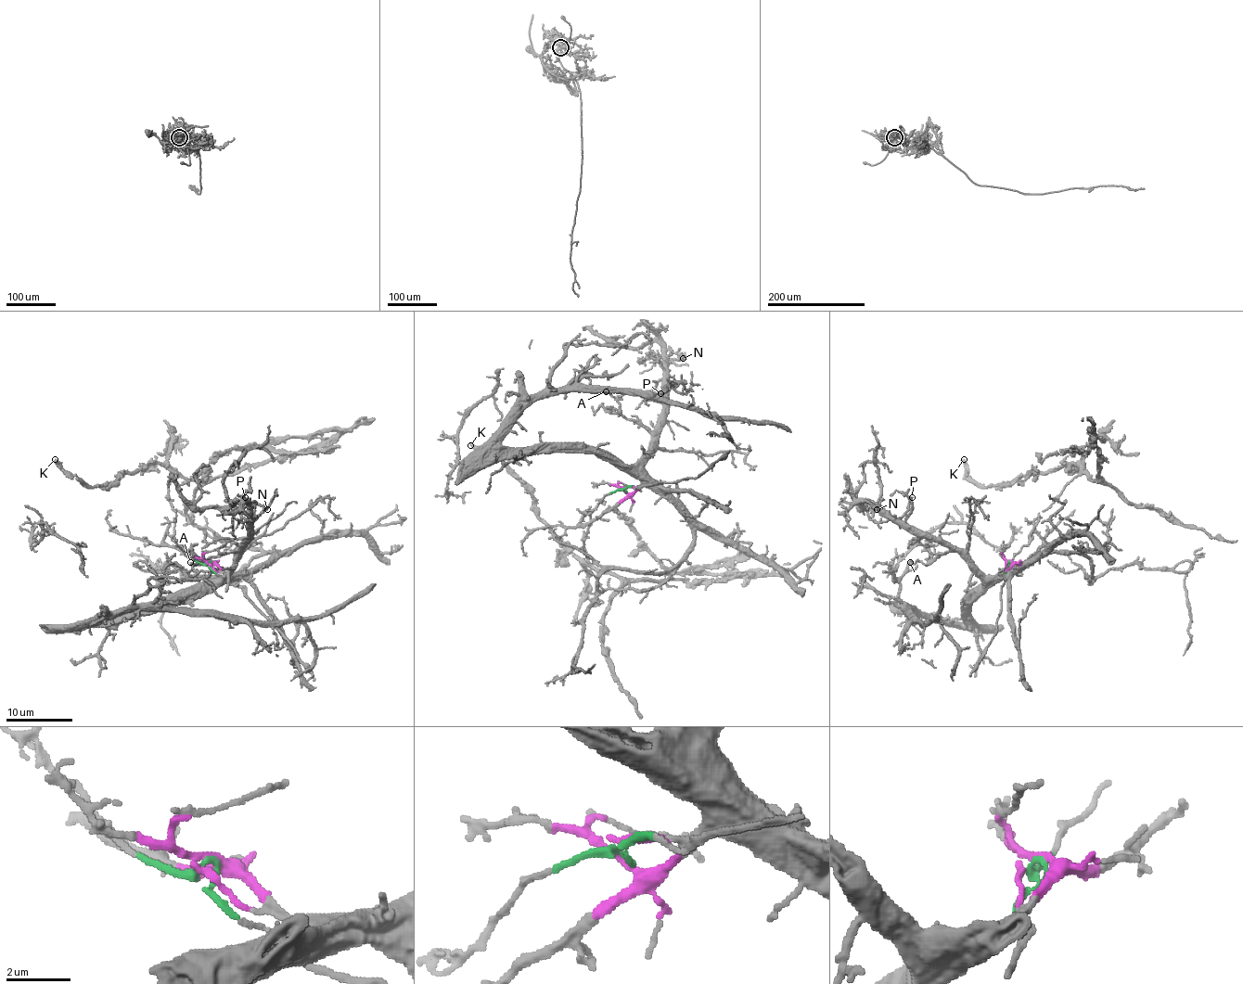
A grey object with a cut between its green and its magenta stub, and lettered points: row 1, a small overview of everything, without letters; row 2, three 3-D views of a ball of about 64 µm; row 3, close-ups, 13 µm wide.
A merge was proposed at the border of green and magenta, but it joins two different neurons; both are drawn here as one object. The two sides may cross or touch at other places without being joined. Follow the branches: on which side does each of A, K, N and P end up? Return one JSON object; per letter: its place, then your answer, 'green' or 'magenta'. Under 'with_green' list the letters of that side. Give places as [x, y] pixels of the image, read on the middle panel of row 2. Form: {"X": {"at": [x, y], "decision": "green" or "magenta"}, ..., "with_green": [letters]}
{"A": {"at": [606, 391], "decision": "magenta"}, "K": {"at": [470, 445], "decision": "green"}, "N": {"at": [683, 358], "decision": "magenta"}, "P": {"at": [660, 393], "decision": "magenta"}, "with_green": ["K"]}

